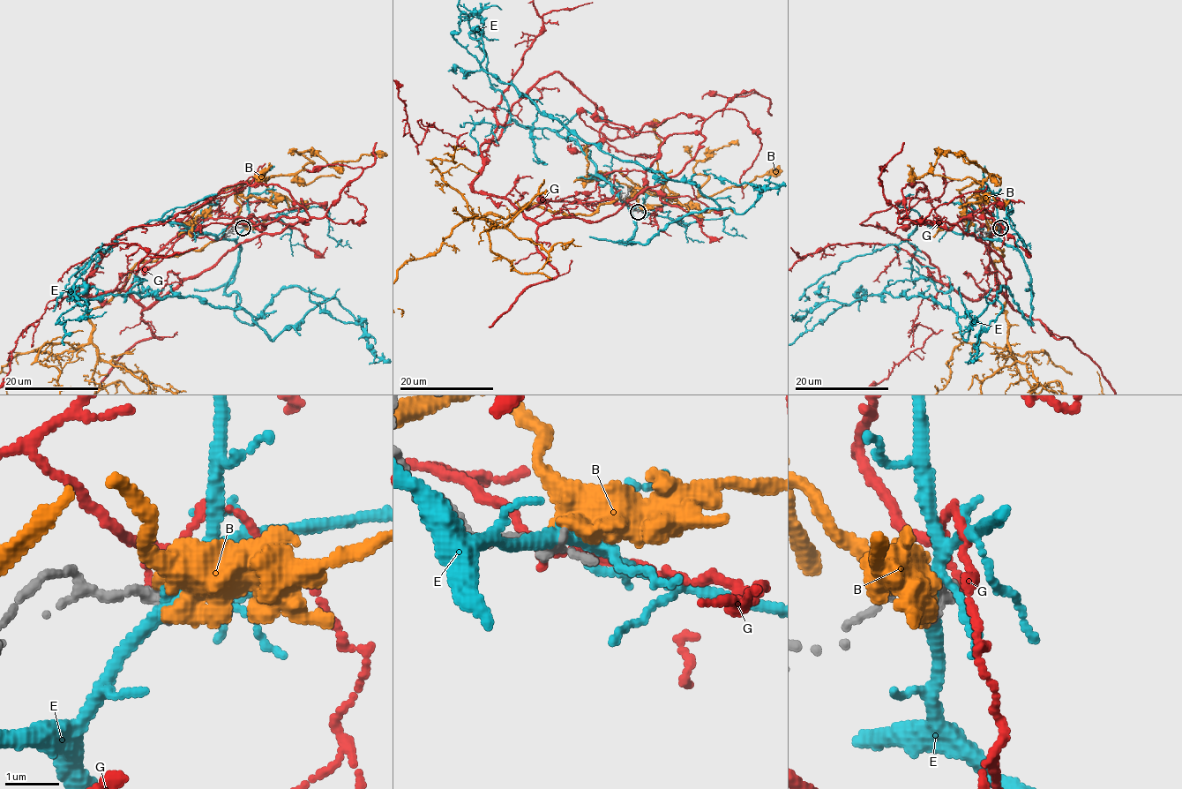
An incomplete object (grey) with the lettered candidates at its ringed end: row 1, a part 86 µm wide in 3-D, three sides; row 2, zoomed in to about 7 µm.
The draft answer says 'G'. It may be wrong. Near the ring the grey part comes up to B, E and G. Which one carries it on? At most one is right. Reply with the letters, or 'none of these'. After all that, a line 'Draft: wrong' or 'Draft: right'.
none of these
Draft: wrong

